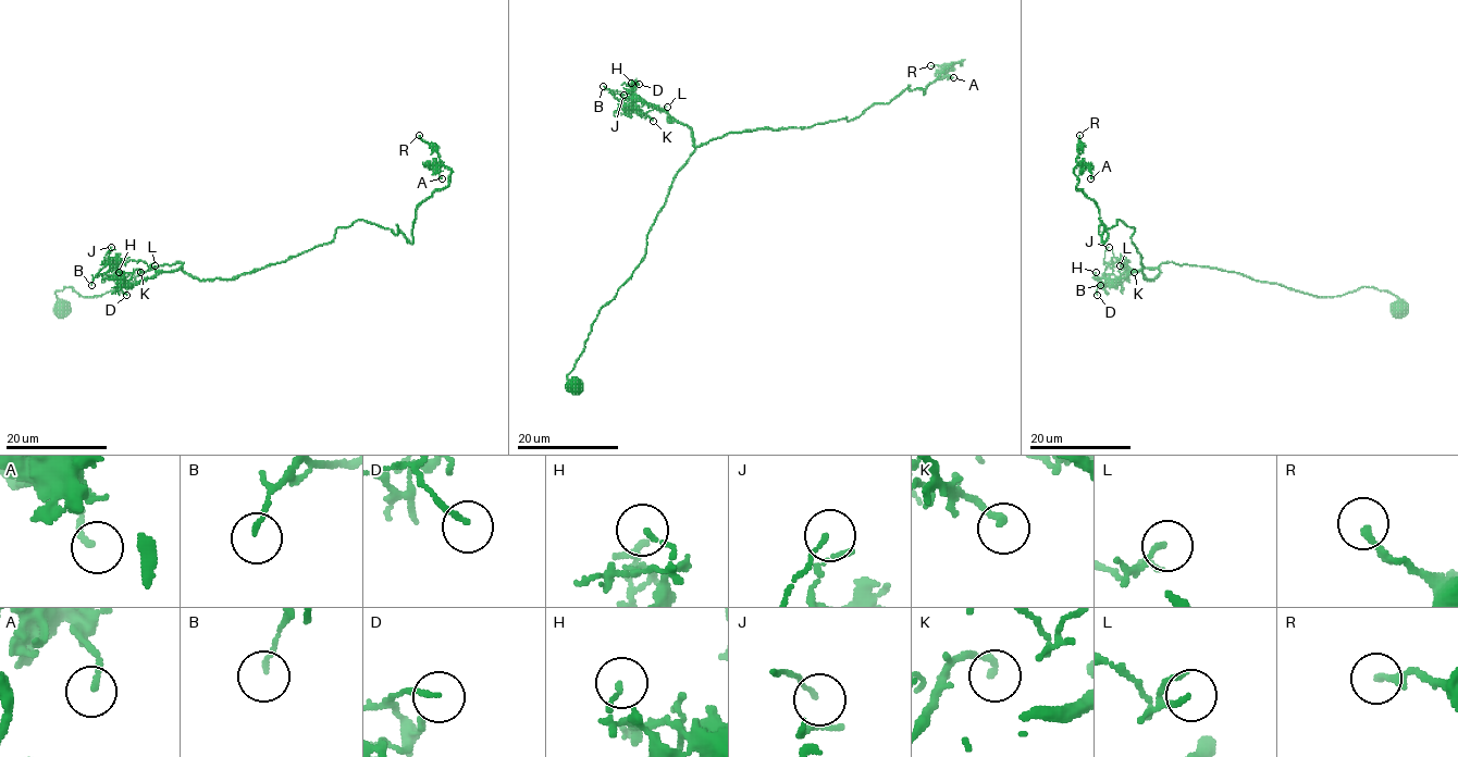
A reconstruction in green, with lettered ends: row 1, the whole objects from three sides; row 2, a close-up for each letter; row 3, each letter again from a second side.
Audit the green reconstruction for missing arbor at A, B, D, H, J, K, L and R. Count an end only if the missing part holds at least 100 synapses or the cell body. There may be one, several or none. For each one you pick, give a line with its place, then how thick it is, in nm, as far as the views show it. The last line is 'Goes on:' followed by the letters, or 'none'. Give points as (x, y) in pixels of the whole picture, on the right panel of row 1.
Goes on: none

